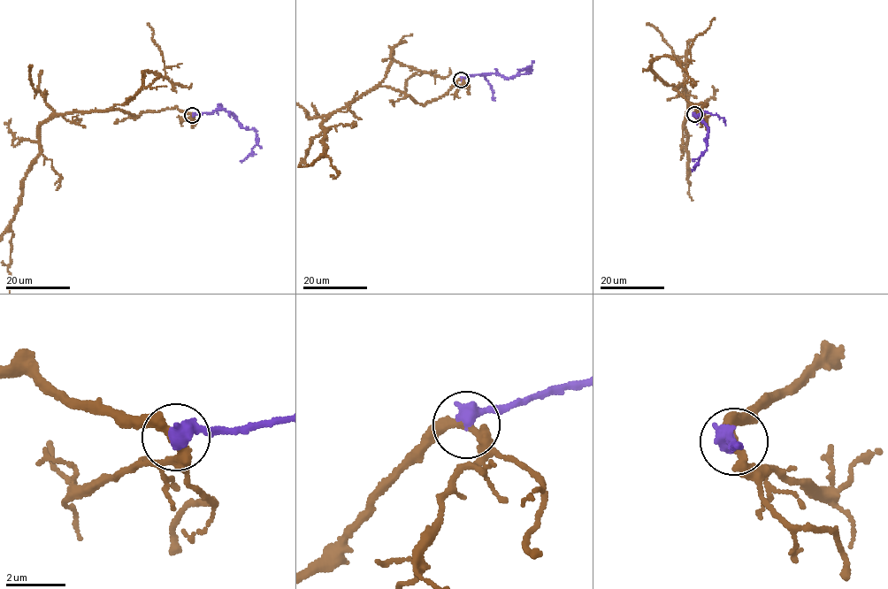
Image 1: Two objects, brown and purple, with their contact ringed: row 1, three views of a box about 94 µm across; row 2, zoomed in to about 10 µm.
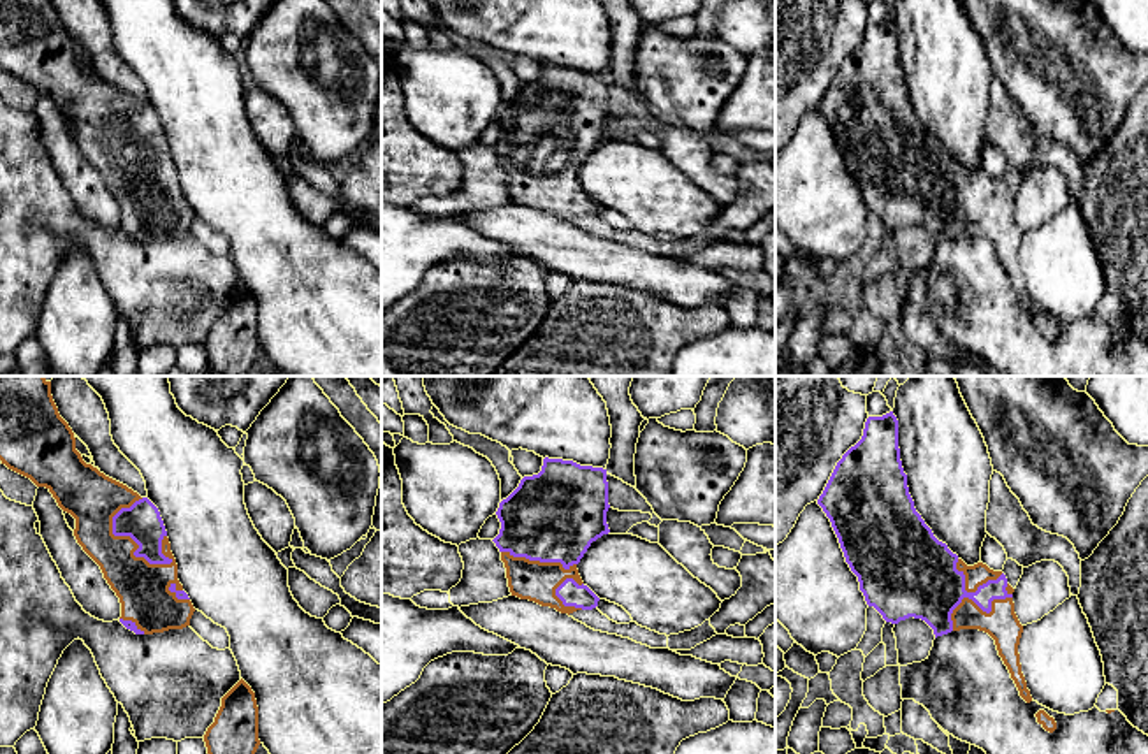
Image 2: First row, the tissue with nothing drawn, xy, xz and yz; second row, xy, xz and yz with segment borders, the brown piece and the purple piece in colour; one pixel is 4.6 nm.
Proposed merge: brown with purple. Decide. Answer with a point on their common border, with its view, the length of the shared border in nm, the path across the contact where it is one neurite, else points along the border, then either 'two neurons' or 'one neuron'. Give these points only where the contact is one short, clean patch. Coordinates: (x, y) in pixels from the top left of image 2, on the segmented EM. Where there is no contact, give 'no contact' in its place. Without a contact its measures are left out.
contact xy (125, 536); length 360 nm; one neuron

